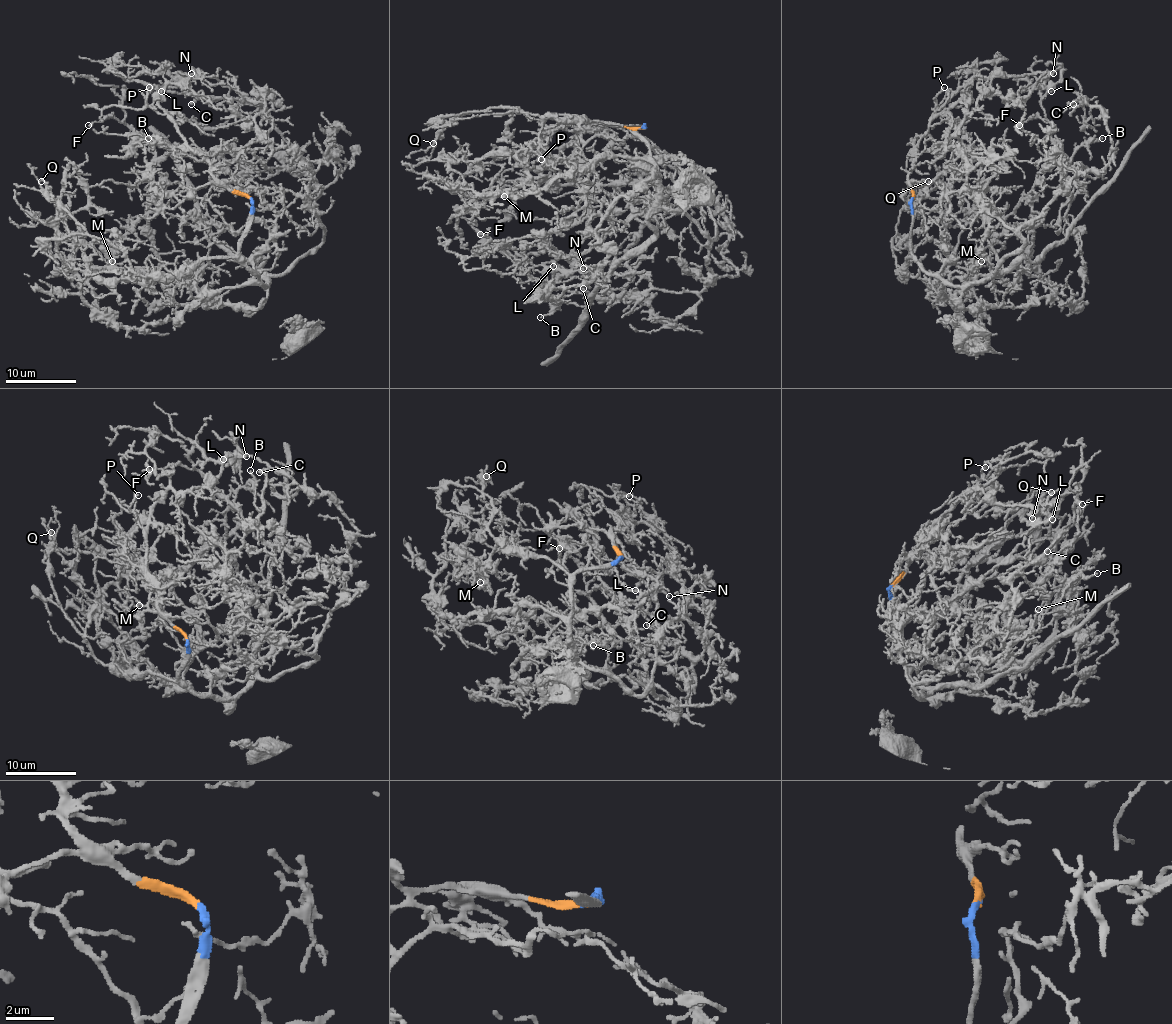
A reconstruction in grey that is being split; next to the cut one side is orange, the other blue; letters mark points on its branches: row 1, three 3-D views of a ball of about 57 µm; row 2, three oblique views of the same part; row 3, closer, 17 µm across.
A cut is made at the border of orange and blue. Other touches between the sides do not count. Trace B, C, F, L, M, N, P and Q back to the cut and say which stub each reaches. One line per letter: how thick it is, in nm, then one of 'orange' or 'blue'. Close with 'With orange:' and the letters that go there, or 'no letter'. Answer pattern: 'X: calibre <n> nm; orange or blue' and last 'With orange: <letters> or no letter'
B: calibre 160 nm; blue
C: calibre 240 nm; blue
F: calibre 170 nm; blue
L: calibre 240 nm; orange
M: calibre 140 nm; blue
N: calibre 160 nm; orange
P: calibre 140 nm; orange
Q: calibre 180 nm; blue
With orange: L, N, P

